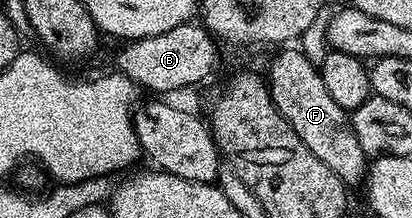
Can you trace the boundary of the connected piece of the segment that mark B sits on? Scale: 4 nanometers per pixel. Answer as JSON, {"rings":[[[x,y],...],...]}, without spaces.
{"rings":[[[192,22],[170,28],[170,32],[138,38],[121,46],[124,47],[116,54],[115,69],[129,76],[145,91],[153,90],[156,96],[168,96],[171,90],[184,90],[210,77],[221,50],[209,30]]]}

